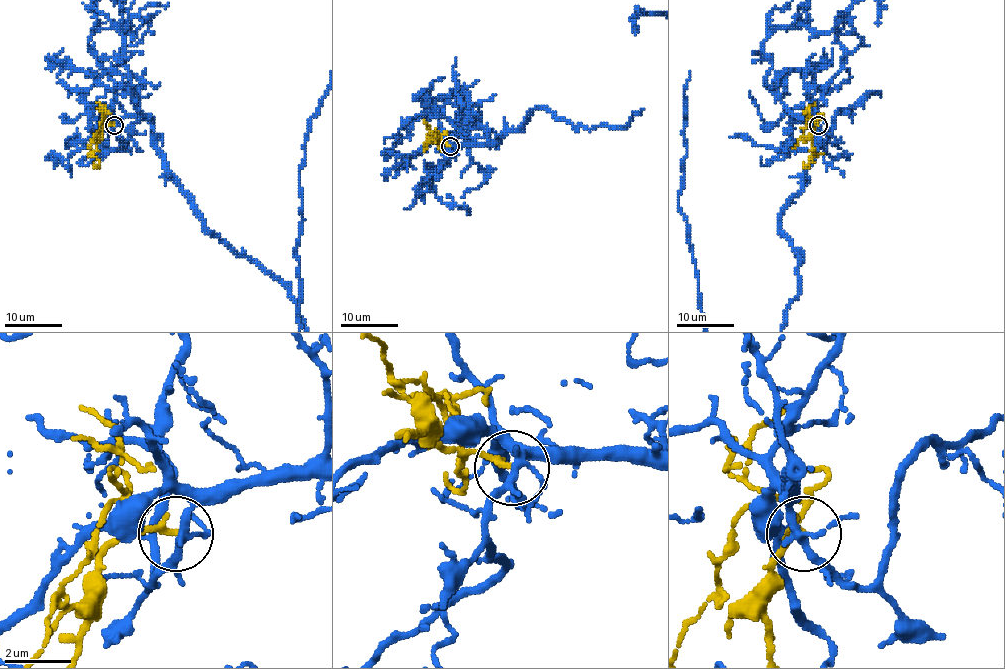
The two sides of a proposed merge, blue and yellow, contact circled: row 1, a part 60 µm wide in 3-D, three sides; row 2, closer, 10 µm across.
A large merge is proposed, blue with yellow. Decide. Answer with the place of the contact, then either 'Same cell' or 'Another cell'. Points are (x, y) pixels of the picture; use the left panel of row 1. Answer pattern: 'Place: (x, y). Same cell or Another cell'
Place: (114, 125). Another cell

